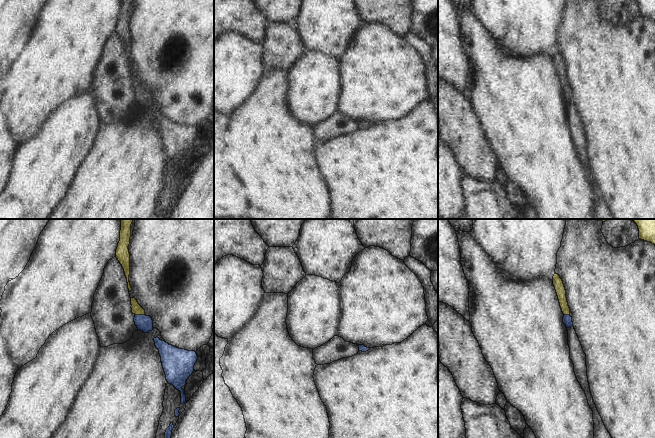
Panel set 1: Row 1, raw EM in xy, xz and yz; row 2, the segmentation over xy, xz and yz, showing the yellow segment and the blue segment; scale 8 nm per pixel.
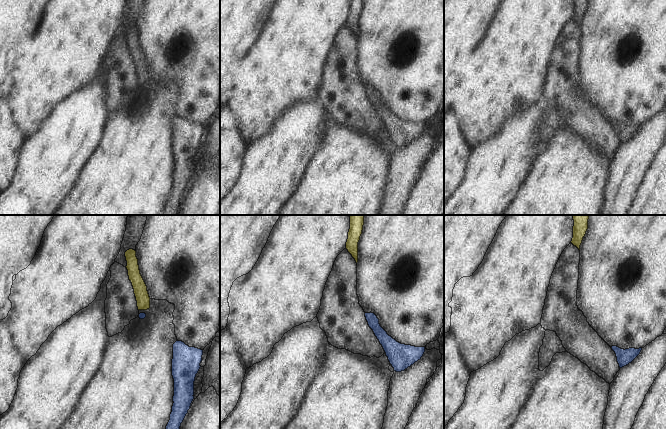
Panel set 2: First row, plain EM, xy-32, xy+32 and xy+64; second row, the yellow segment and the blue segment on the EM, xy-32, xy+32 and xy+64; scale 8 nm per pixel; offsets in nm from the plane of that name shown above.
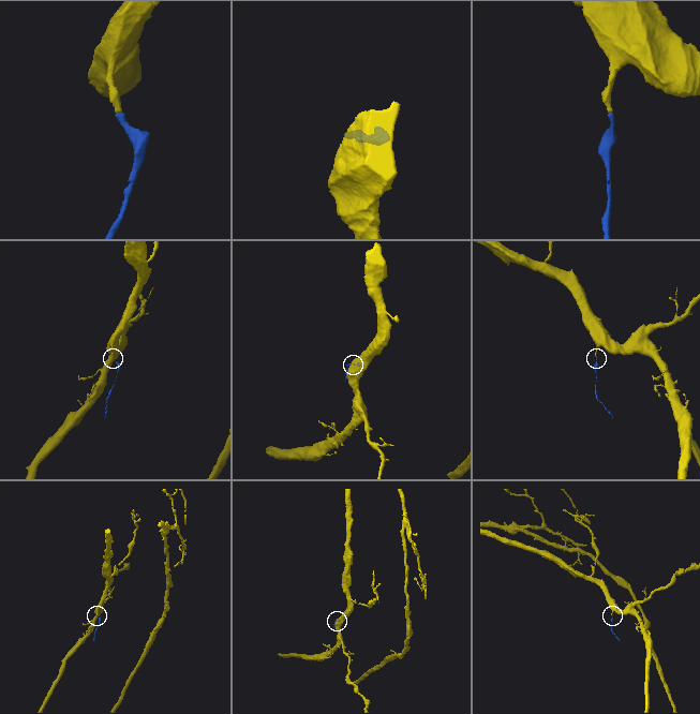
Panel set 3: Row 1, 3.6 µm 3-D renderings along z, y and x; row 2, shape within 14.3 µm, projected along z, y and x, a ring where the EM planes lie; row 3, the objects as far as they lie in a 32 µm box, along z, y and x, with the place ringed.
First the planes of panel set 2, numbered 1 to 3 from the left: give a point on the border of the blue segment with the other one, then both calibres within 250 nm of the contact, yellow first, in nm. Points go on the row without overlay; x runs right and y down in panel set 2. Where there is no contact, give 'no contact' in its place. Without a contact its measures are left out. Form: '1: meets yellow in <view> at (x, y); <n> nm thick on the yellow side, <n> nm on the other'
1: no contact
2: no contact
3: no contact

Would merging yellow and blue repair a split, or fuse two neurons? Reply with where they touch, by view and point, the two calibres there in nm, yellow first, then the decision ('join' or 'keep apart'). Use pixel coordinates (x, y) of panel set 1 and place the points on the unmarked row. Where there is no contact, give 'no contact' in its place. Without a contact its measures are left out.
xy (140, 90) | 80/130 nm | join

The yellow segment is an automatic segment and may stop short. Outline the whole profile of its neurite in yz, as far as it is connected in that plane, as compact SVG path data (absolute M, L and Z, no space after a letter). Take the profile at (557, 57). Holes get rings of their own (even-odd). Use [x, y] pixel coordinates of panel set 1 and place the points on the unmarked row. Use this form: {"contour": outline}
{"contour": "M554 50L553 52L553 61L555 63L558 76L560 79L560 83L562 85L562 88L564 90L563 93L563 99L566 101L567 104L573 102L572 93L570 90L570 84L568 82L567 74L566 74L566 66L563 60L562 55L558 50Z"}

